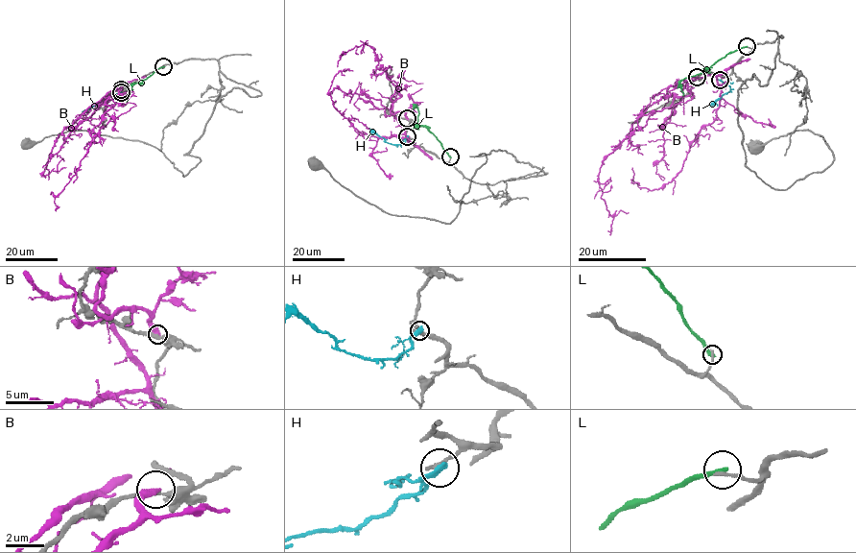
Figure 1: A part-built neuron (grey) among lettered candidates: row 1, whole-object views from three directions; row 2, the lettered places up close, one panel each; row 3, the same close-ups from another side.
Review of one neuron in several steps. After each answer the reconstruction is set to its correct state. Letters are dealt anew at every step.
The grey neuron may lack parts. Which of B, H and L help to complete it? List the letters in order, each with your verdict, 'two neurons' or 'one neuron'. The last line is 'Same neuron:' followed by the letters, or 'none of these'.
B: two neurons
H: two neurons
L: two neurons
Same neuron: none of these

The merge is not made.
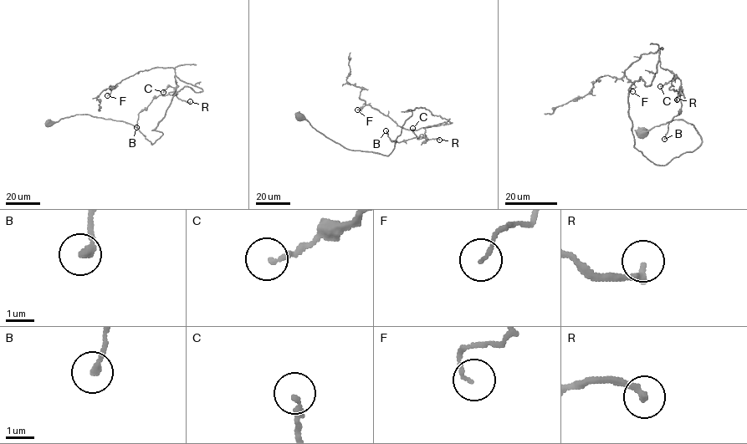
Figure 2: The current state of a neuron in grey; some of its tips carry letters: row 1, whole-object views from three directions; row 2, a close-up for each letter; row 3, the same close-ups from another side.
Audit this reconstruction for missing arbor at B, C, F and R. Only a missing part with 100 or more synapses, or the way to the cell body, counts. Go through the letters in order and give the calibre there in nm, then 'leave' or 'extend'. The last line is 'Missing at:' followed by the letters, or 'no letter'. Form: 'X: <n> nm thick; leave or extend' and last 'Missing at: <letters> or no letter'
B: 240 nm thick; leave
C: 170 nm thick; leave
F: 110 nm thick; leave
R: 240 nm thick; leave
Missing at: no letter

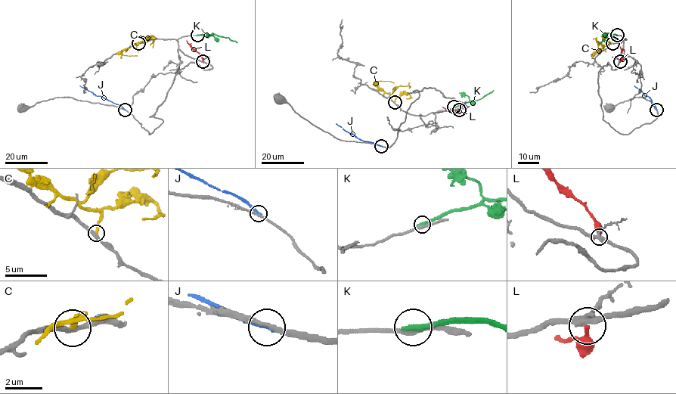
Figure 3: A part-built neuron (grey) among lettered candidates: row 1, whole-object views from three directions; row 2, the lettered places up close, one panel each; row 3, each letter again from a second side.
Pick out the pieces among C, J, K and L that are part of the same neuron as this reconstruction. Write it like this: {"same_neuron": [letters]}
{"same_neuron": []}

